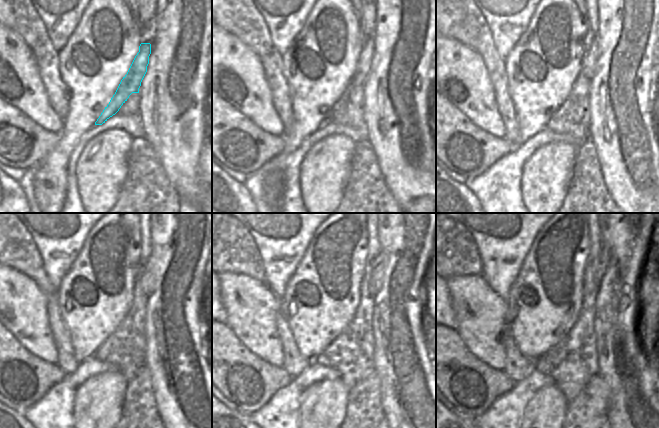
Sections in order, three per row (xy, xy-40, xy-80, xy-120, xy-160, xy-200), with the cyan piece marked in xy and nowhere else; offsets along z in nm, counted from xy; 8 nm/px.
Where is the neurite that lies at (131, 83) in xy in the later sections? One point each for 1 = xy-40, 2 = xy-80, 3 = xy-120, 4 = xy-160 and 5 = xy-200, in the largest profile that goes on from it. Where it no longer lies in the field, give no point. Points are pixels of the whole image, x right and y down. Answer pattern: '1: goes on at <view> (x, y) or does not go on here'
1: goes on at xy-40 (365, 58)
2: goes on at xy-80 (588, 65)
3: goes on at xy-120 (146, 278)
4: goes on at xy-160 (376, 278)
5: goes on at xy-200 (603, 258)

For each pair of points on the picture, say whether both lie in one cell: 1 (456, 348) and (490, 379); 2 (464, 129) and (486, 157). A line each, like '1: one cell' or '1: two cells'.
1: one cell
2: one cell

